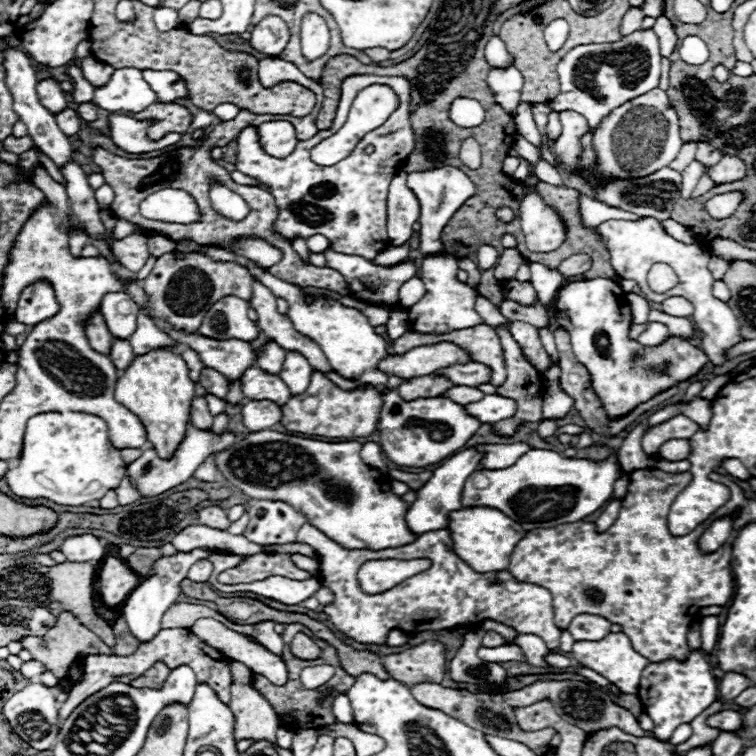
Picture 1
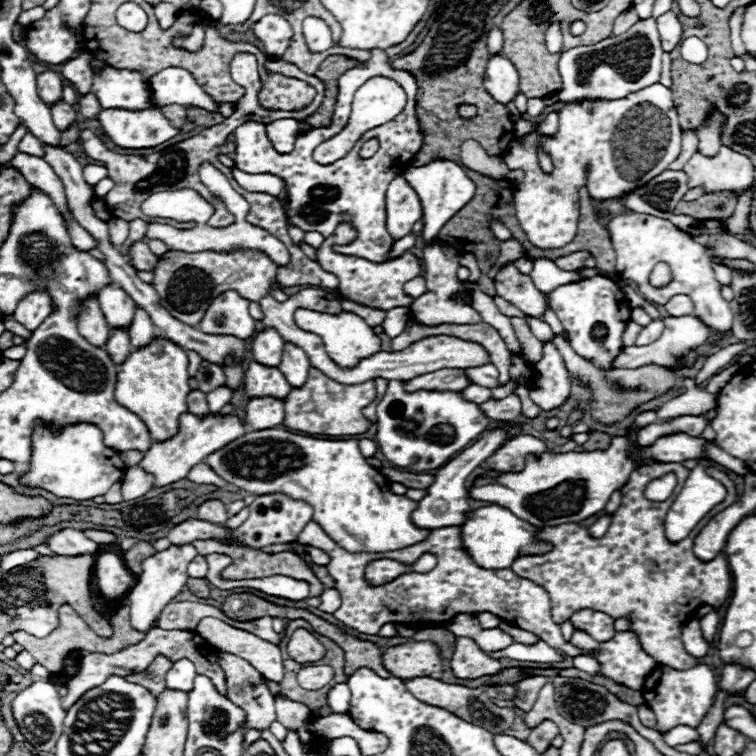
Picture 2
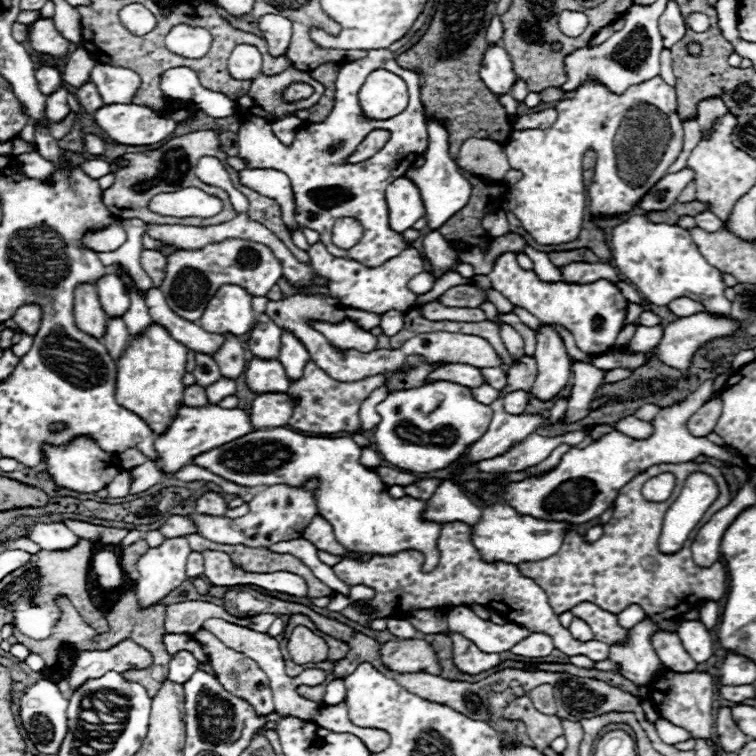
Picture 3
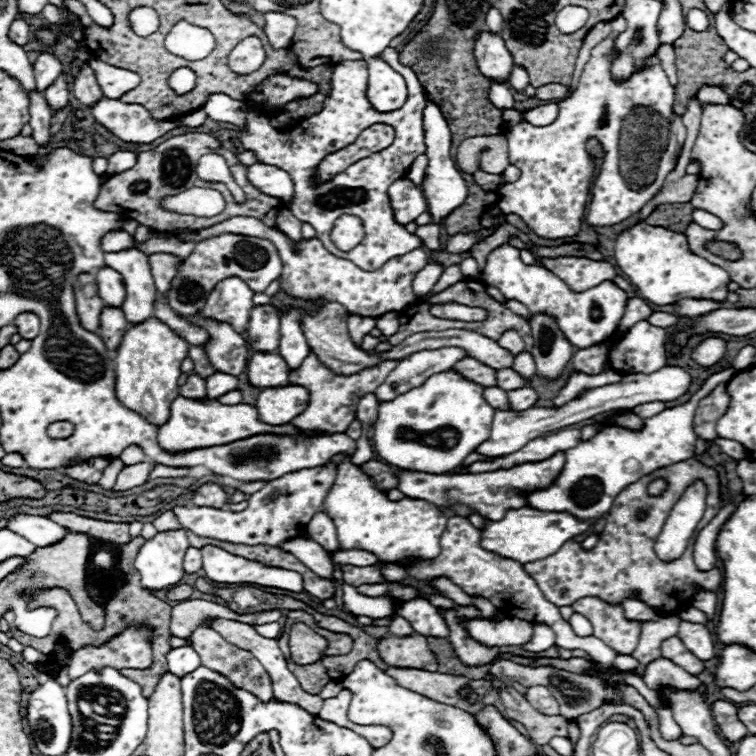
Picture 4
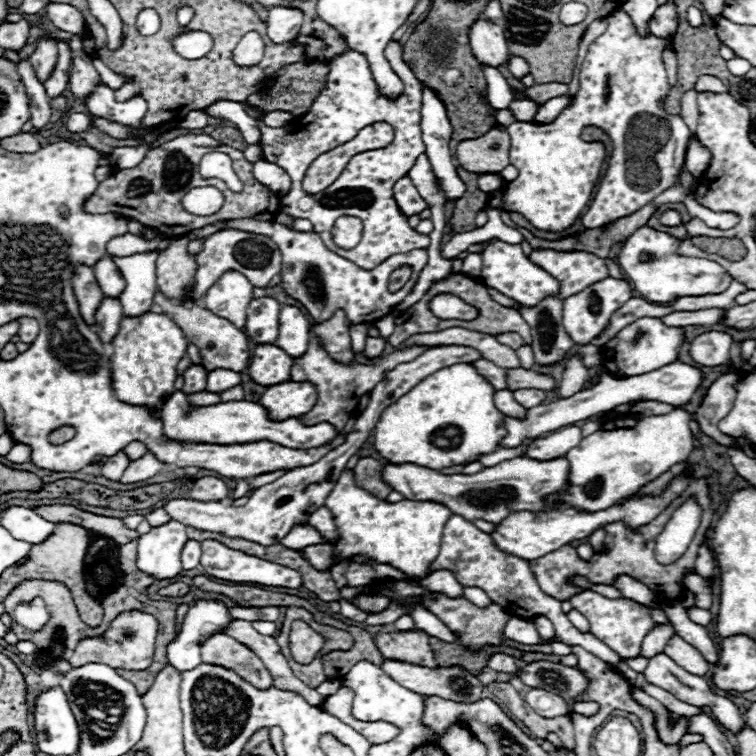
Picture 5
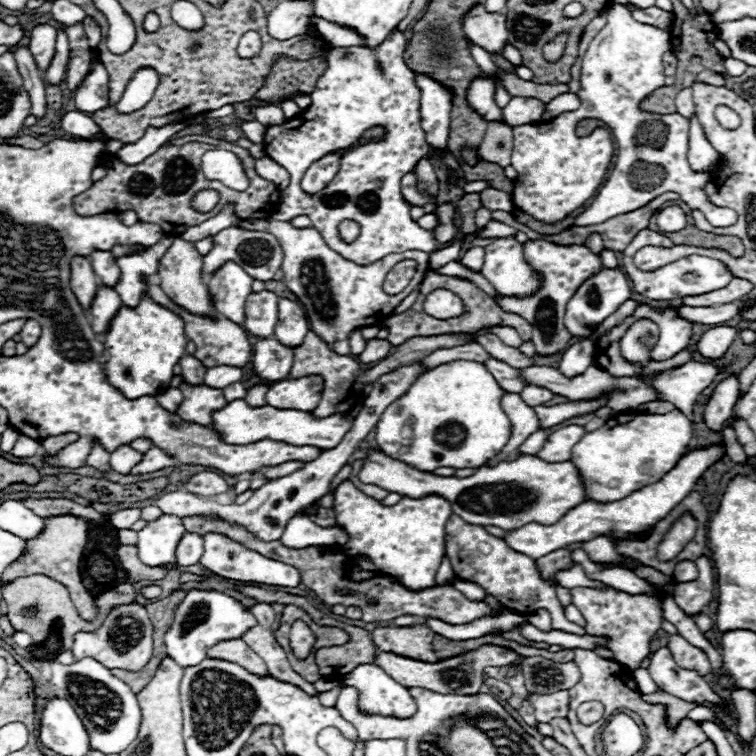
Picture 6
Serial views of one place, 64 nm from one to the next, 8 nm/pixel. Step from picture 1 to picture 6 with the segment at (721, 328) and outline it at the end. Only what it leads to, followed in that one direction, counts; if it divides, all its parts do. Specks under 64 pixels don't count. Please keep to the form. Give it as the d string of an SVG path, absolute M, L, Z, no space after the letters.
M642 230L638 232L638 236L628 244L628 248L624 250L622 254L622 266L624 266L624 272L628 274L630 282L632 282L632 288L638 292L638 294L644 294L652 300L672 300L674 296L676 298L684 298L684 296L696 296L696 294L708 294L712 290L718 290L718 288L724 288L734 276L730 274L730 270L726 268L724 262L716 260L716 258L708 258L708 256L686 256L686 258L680 258L656 272L642 272L634 266L632 258L634 254L644 248L644 246L662 246L662 248L670 248L672 246L672 240L666 238L664 234L660 232L652 232L652 230Z

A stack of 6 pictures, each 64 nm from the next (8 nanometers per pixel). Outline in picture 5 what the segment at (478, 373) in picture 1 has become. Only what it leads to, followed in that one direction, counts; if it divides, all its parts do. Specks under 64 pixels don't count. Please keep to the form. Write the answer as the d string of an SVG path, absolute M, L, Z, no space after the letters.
M510 368L508 370L508 384L510 388L544 388L544 390L554 390L556 380L548 372L536 372L536 370L526 370L526 368Z

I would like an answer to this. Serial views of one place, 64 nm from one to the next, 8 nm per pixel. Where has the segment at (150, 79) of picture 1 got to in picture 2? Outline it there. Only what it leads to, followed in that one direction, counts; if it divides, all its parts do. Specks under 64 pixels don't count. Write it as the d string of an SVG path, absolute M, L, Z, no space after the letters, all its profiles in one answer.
M166 68L152 78L152 88L156 92L156 106L166 104L184 104L198 106L206 112L220 112L220 102L208 96L192 74L184 68Z

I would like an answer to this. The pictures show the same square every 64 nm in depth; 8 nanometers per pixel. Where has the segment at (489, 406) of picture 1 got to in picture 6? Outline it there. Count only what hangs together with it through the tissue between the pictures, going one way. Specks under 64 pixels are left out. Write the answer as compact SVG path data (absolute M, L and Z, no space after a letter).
M526 386L526 388L520 392L520 396L524 396L524 400L526 400L528 404L536 406L536 404L546 404L548 400L552 400L552 398L554 398L554 392L546 390L546 388L542 388L542 386Z

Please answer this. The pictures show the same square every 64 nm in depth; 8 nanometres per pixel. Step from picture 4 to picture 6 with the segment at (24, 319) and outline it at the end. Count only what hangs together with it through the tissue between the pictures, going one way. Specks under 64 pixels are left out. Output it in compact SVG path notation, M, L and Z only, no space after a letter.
M26 320L24 328L20 330L20 338L22 338L22 342L24 342L28 348L38 342L40 334L42 334L42 328L40 328L40 324L38 324L36 320Z

